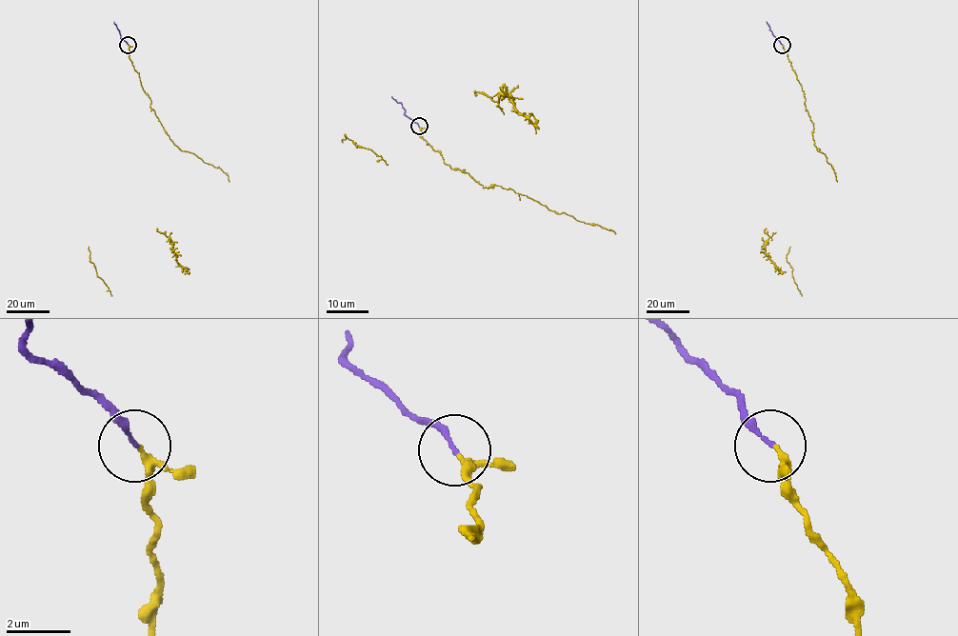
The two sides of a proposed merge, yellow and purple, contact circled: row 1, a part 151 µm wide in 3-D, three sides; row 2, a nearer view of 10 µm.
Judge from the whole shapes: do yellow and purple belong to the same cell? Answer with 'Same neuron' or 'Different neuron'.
Same neuron

